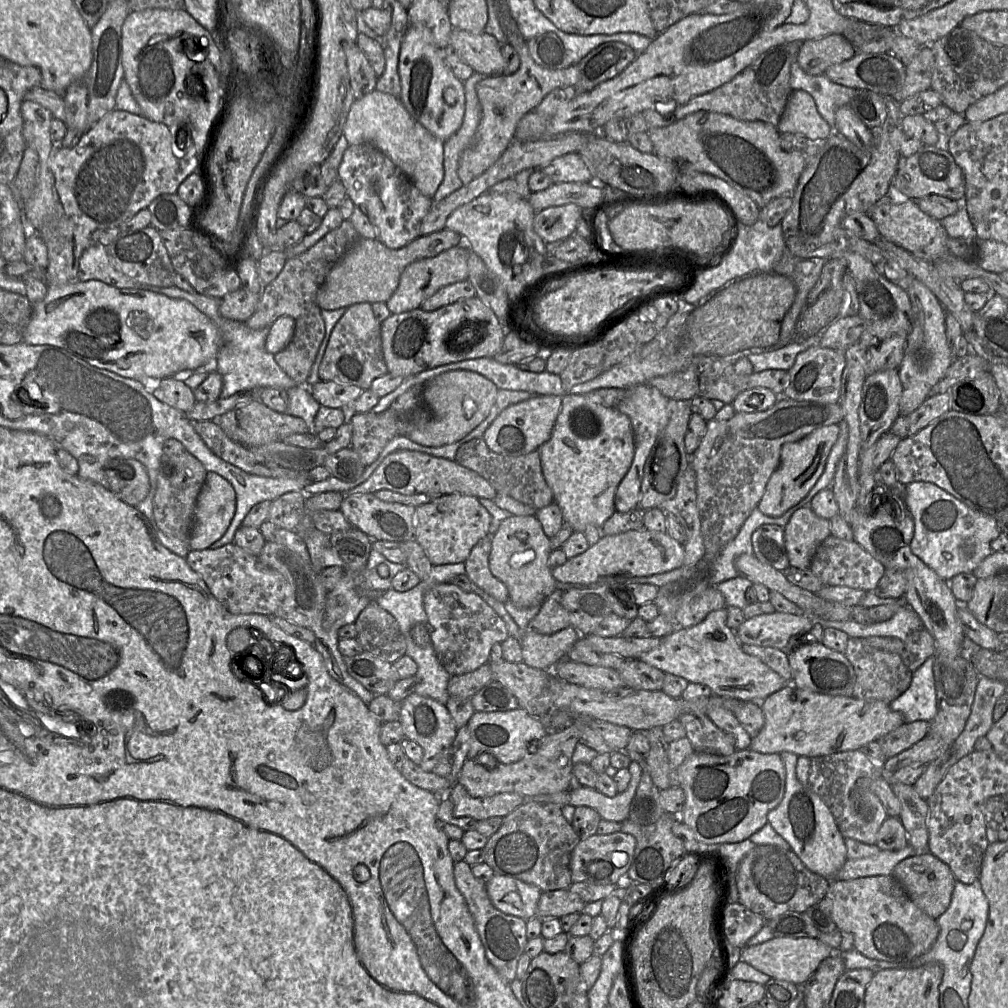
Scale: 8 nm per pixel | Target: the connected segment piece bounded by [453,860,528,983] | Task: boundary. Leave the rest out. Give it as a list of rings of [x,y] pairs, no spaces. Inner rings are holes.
[[[464,860],[454,863],[455,884],[463,895],[470,913],[473,916],[476,930],[485,948],[485,954],[500,976],[508,983],[516,978],[518,961],[528,942],[526,934],[527,920],[503,913],[492,904],[486,883],[475,877],[471,866]]]

